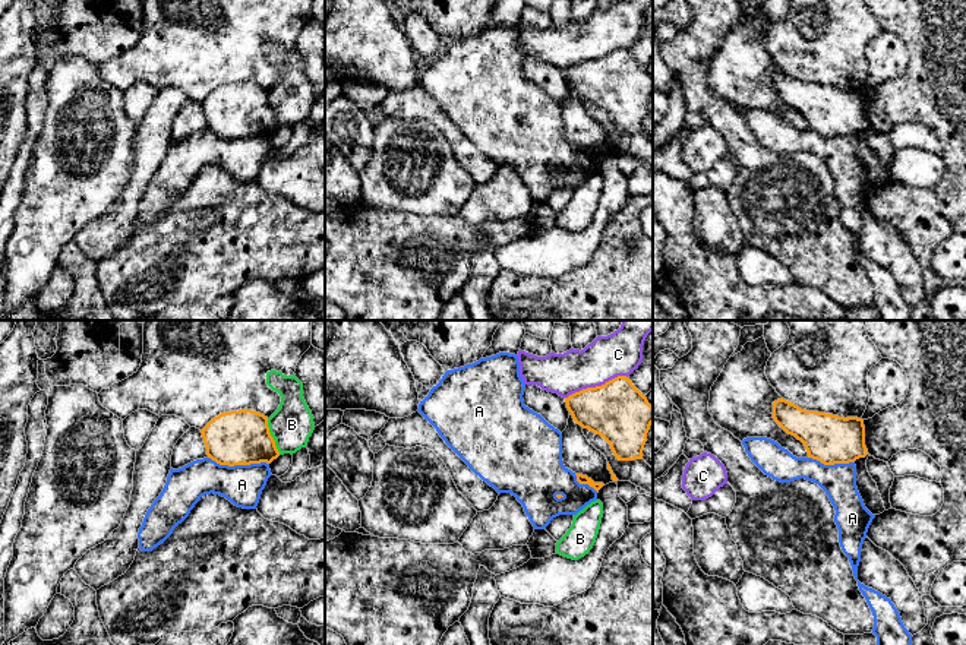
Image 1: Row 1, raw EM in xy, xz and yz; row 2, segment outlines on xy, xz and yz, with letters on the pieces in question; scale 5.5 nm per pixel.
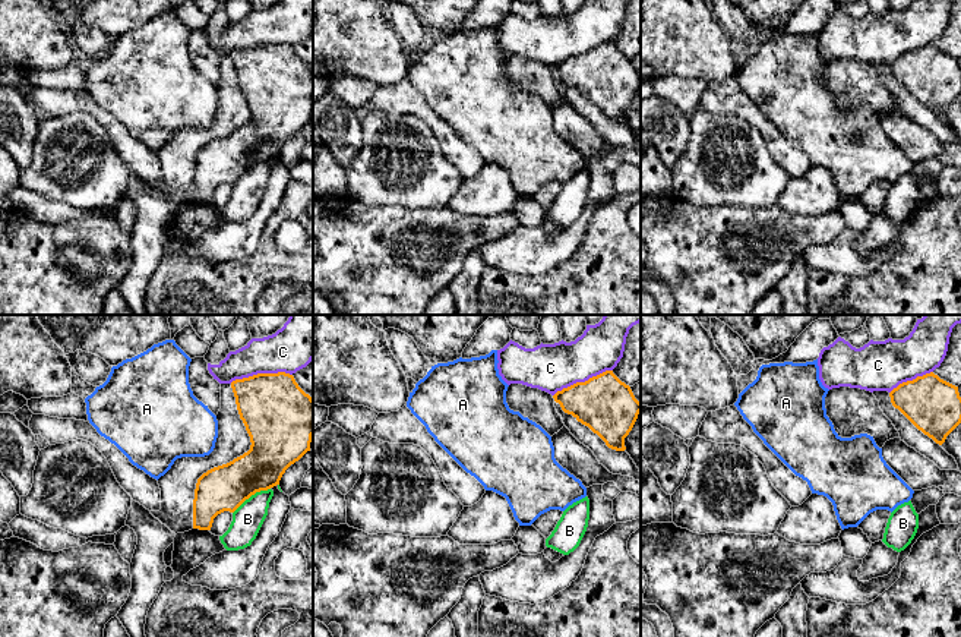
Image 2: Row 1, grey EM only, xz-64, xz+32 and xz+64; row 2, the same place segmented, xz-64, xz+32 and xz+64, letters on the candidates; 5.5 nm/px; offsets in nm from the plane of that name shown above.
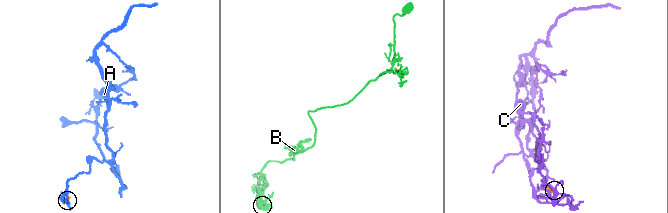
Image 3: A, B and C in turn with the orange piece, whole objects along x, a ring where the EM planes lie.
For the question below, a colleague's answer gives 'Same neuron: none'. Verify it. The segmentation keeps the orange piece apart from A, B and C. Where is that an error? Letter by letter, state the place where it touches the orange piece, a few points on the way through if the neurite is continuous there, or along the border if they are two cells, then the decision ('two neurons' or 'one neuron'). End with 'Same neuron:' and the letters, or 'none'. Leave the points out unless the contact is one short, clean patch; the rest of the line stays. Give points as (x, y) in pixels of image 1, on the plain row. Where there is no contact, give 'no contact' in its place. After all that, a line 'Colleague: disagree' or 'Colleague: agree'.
A: xy (239, 136) | along xy (208, 129), (229, 138), (268, 136) | two neurons
B: xy (271, 108) | two neurons
C: xz (596, 59) | two neurons
Same neuron: none
Colleague: agree

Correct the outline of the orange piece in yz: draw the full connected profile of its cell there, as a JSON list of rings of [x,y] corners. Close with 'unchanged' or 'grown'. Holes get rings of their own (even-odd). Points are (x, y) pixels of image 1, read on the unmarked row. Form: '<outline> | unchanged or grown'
[[[783,70],[773,75],[773,91],[804,116],[808,130],[824,137],[849,136],[868,127],[862,91],[806,83]]] | unchanged

